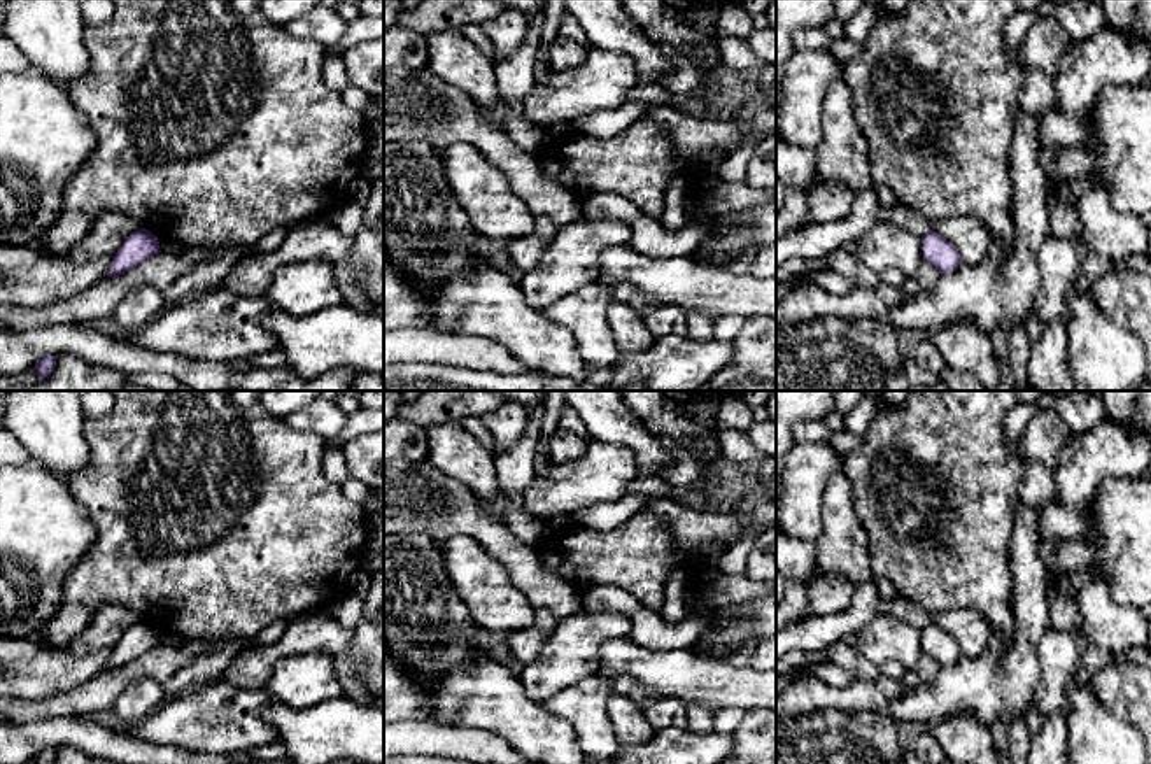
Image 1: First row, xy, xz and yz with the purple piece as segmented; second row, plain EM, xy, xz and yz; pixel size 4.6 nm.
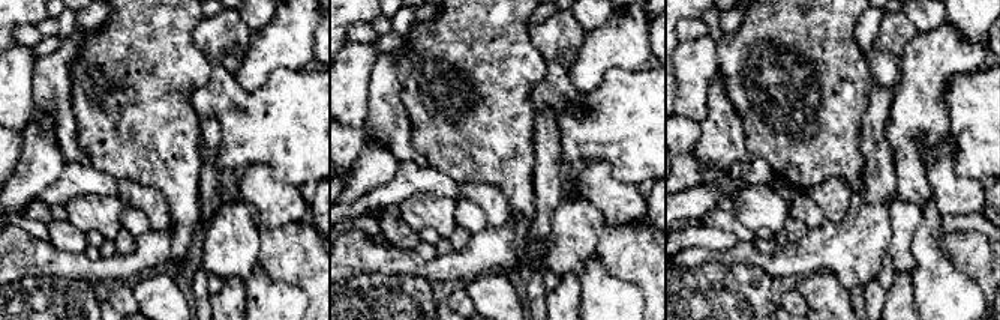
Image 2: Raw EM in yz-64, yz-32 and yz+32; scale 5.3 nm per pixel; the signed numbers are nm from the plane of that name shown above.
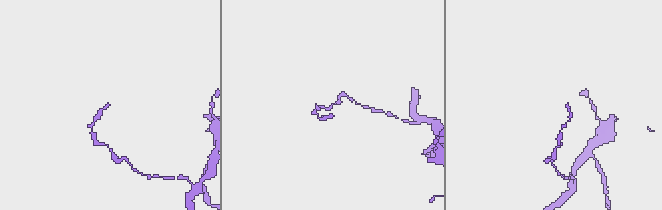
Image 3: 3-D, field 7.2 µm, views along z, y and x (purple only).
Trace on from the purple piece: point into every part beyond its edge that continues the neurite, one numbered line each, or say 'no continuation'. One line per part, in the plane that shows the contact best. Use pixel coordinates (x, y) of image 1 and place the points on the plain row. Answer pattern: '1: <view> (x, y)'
no continuation

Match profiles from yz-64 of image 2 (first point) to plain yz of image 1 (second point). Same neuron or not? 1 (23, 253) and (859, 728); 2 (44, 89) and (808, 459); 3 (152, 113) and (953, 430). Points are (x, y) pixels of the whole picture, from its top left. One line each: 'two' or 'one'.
1: two
2: two
3: one

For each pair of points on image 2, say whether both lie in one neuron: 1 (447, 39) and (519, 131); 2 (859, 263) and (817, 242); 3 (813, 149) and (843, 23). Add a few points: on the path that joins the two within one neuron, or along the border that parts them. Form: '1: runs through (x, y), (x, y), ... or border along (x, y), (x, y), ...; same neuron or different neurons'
1: runs through (470, 62), (479, 87), (497, 108); same neuron
2: runs through (849, 253), (844, 248), (828, 247); same neuron
3: runs through (822, 117), (825, 107), (825, 54); same neuron

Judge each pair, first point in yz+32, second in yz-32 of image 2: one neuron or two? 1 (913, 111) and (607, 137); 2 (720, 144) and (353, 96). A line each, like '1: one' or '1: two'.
1: two
2: two

